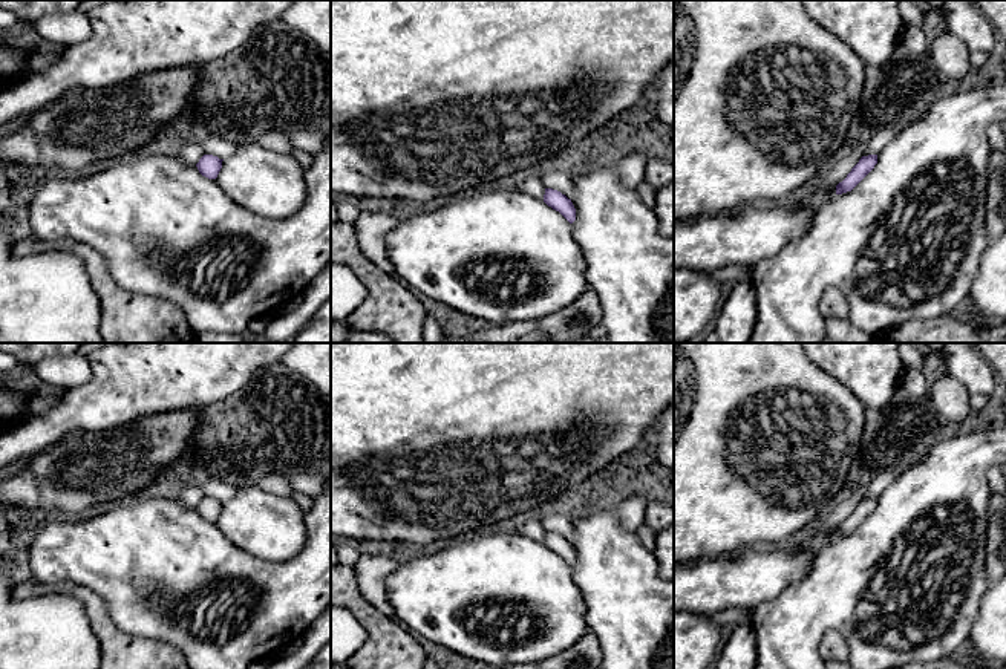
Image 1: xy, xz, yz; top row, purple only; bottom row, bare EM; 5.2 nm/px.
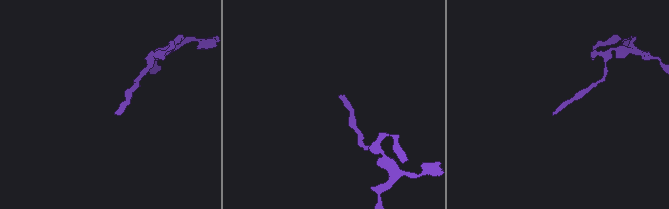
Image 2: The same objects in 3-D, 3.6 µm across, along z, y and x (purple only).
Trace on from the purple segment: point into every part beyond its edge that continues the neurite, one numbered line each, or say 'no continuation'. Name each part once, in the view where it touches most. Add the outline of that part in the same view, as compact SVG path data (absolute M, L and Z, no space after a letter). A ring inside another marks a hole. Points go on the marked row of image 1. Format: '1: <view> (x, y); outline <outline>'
no continuation

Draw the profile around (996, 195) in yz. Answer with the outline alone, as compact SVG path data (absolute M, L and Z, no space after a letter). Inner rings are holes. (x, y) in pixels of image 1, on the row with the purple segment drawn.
M992 152L988 162L986 236L995 242L1006 228L1006 152Z

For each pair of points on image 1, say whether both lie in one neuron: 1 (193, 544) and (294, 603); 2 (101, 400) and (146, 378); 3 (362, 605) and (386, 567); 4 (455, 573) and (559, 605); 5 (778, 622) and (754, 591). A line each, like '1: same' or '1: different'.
1: same
2: same
3: different
4: same
5: different

